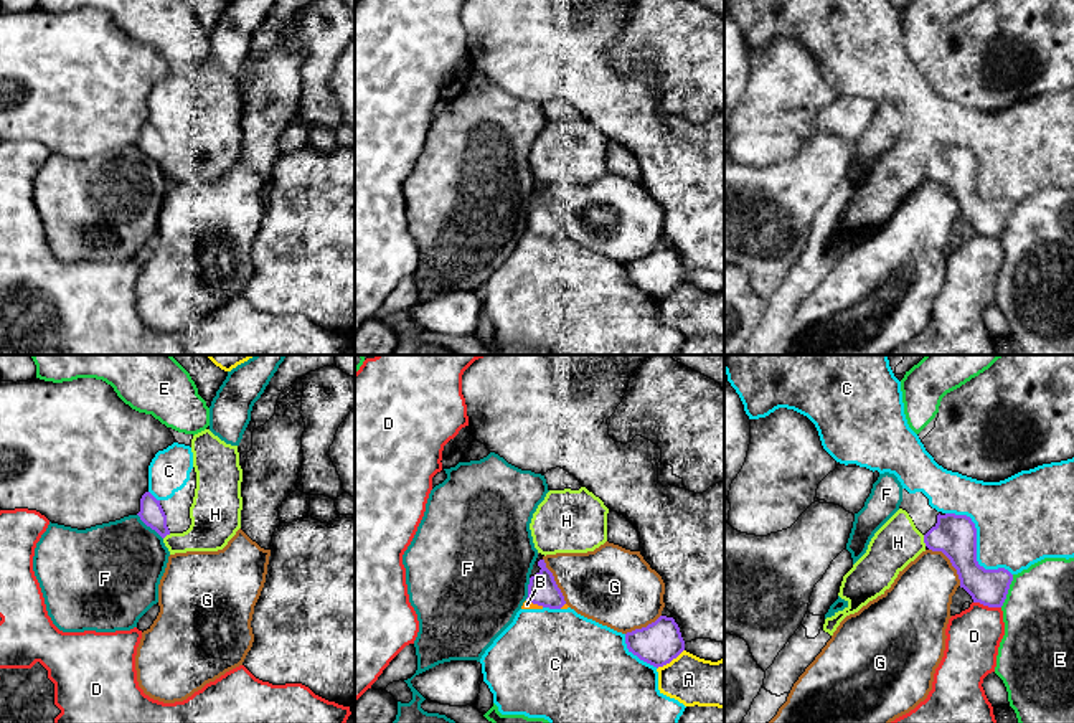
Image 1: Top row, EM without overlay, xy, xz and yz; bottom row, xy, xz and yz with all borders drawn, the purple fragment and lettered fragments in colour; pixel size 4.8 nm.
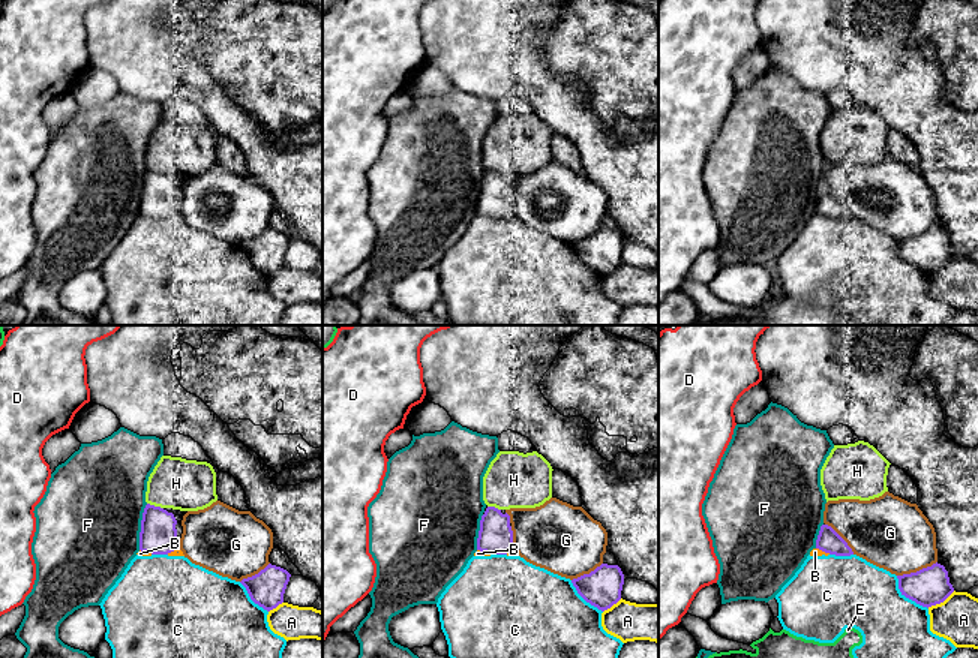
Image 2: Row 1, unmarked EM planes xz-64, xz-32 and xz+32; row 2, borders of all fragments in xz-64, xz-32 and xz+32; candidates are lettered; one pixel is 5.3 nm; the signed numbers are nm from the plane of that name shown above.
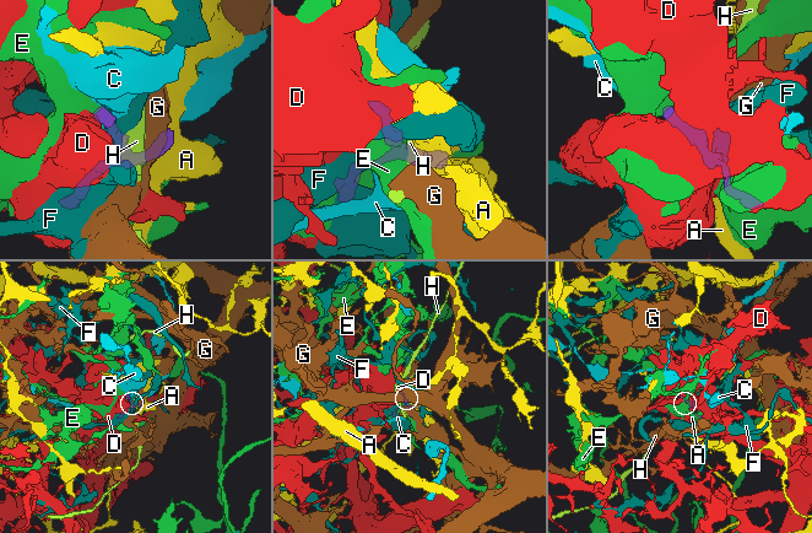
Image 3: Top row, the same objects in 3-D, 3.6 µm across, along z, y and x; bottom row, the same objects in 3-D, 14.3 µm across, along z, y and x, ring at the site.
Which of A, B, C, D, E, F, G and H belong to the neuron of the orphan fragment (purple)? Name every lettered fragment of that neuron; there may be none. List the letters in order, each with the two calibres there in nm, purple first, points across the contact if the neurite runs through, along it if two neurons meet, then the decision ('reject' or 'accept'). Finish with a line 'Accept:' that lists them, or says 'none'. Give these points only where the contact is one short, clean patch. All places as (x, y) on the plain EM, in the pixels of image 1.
A: 200/240 nm | reject
B: 140/50 nm | reject
C: 200/440 nm | reject
D: 180/260 nm | reject
E: 180/340 nm | reject
F: 120/420 nm | reject
G: 200/300 nm | reject
H: 200/220 nm | reject
Accept: none

